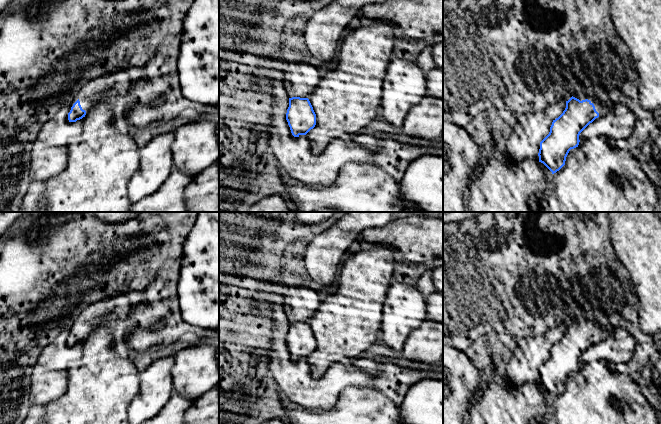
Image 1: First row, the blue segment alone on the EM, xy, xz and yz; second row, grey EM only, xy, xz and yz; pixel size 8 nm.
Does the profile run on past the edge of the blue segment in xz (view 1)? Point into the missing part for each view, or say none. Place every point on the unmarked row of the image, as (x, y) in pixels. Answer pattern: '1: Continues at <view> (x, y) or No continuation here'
1: No continuation here

